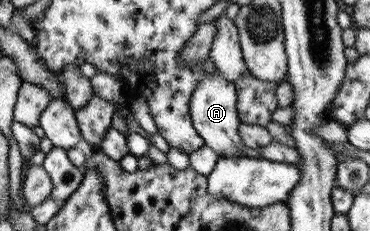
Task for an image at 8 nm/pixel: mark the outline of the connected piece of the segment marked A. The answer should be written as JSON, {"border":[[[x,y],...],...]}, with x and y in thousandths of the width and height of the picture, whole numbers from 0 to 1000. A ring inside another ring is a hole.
{"border":[[[581,307],[543,346],[516,407],[511,442],[511,506],[532,580],[549,597],[554,632],[592,667],[597,684],[649,671],[659,619],[646,593],[649,515],[641,481],[641,398],[630,355],[619,355]]]}

